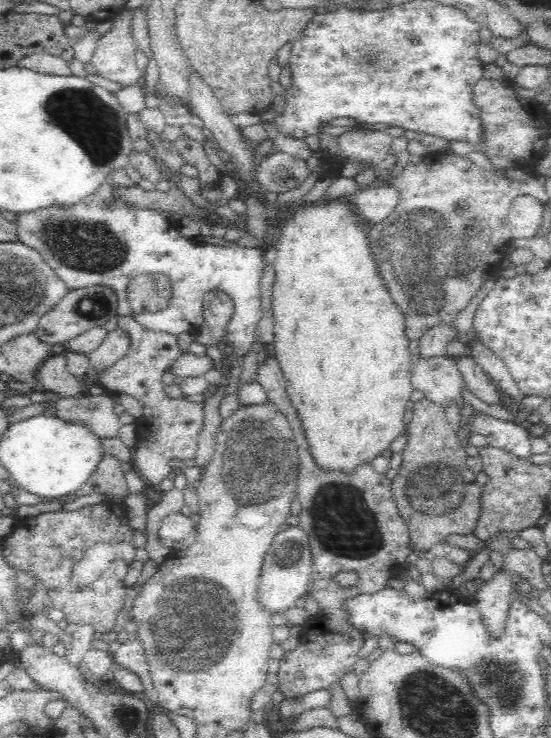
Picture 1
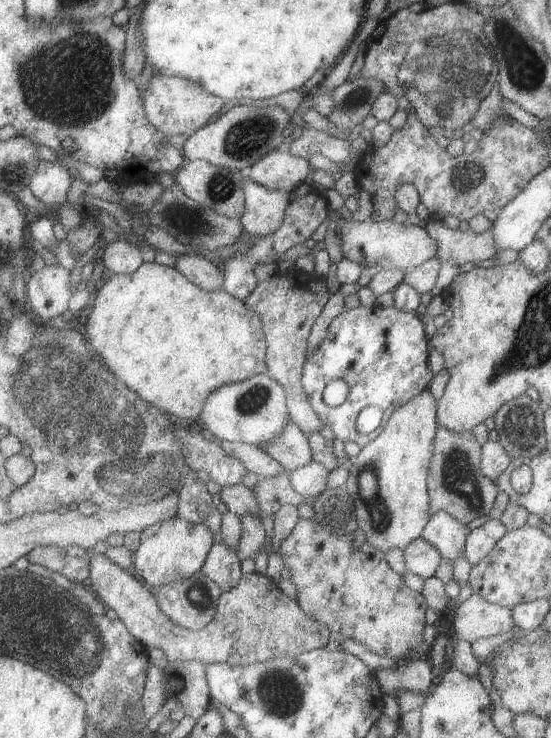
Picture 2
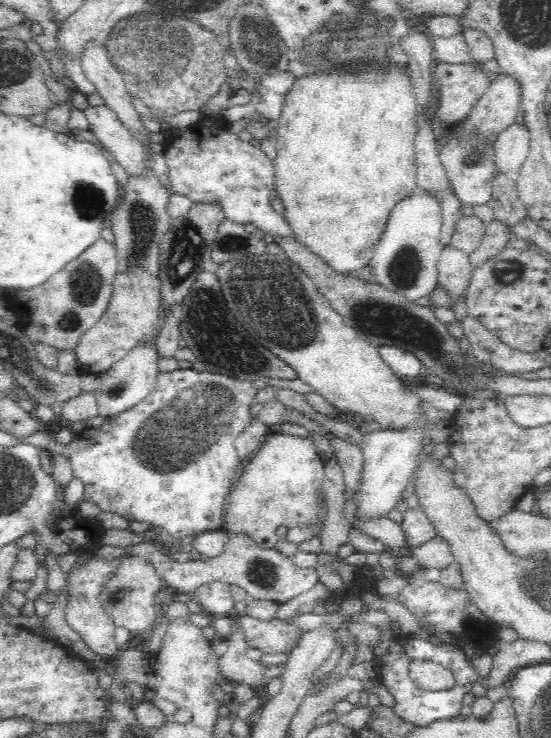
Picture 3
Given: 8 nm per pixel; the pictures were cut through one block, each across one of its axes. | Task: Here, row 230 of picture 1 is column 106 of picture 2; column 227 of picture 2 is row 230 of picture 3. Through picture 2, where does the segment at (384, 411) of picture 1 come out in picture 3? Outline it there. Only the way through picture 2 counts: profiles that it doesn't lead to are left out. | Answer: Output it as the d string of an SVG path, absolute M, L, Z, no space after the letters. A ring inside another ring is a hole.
M402 60L368 73L322 69L296 78L285 96L282 114L272 131L277 153L273 159L274 194L282 199L286 208L283 217L294 236L335 273L358 274L371 266L390 212L402 198L417 193L416 99Z

